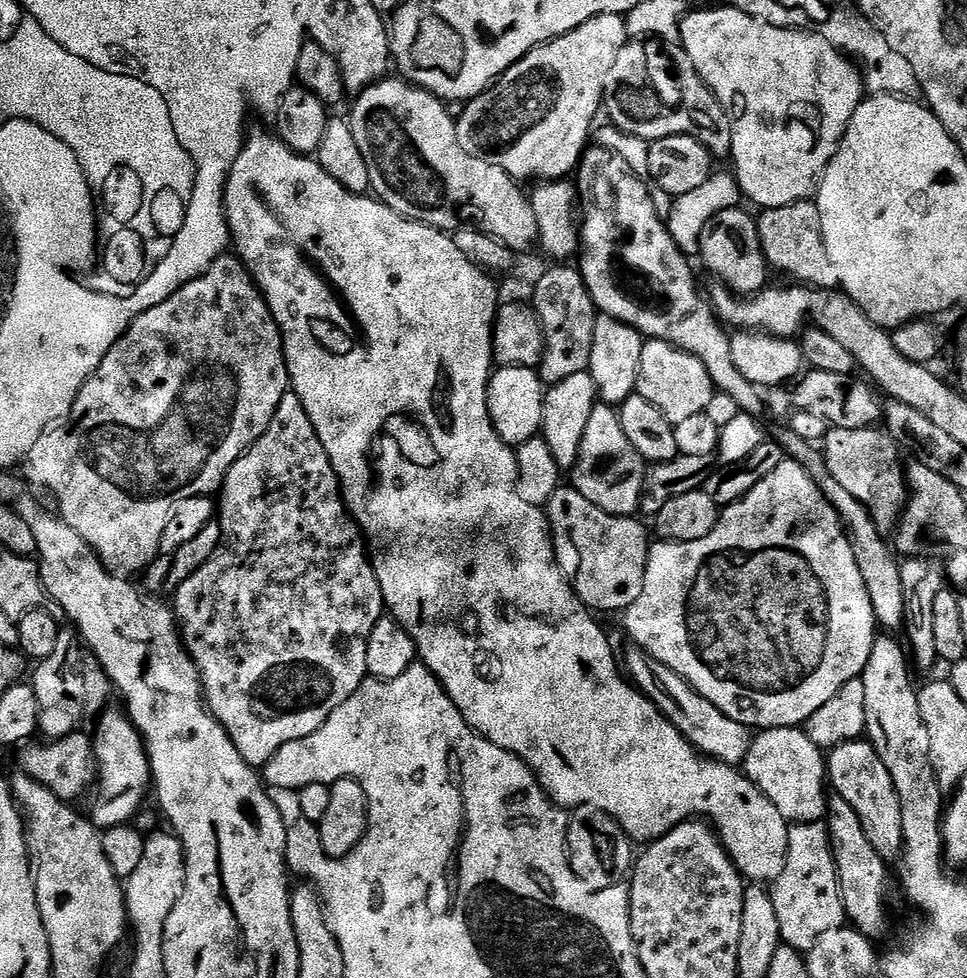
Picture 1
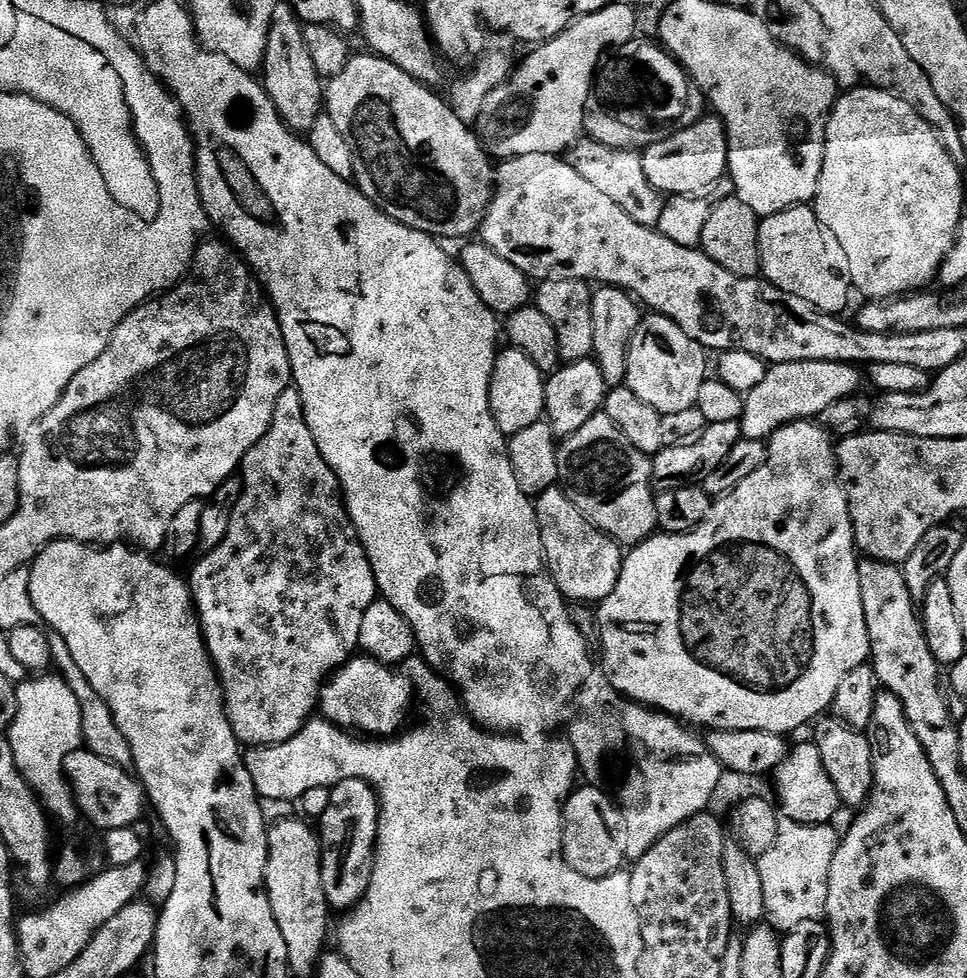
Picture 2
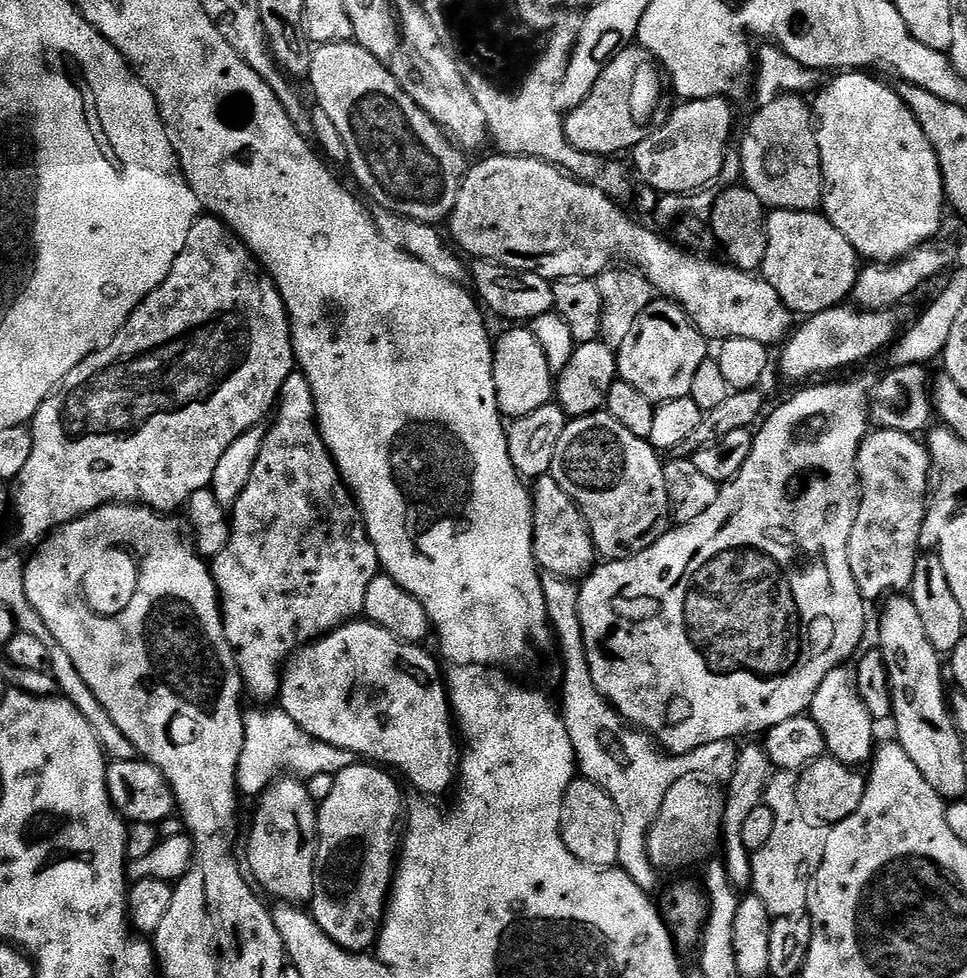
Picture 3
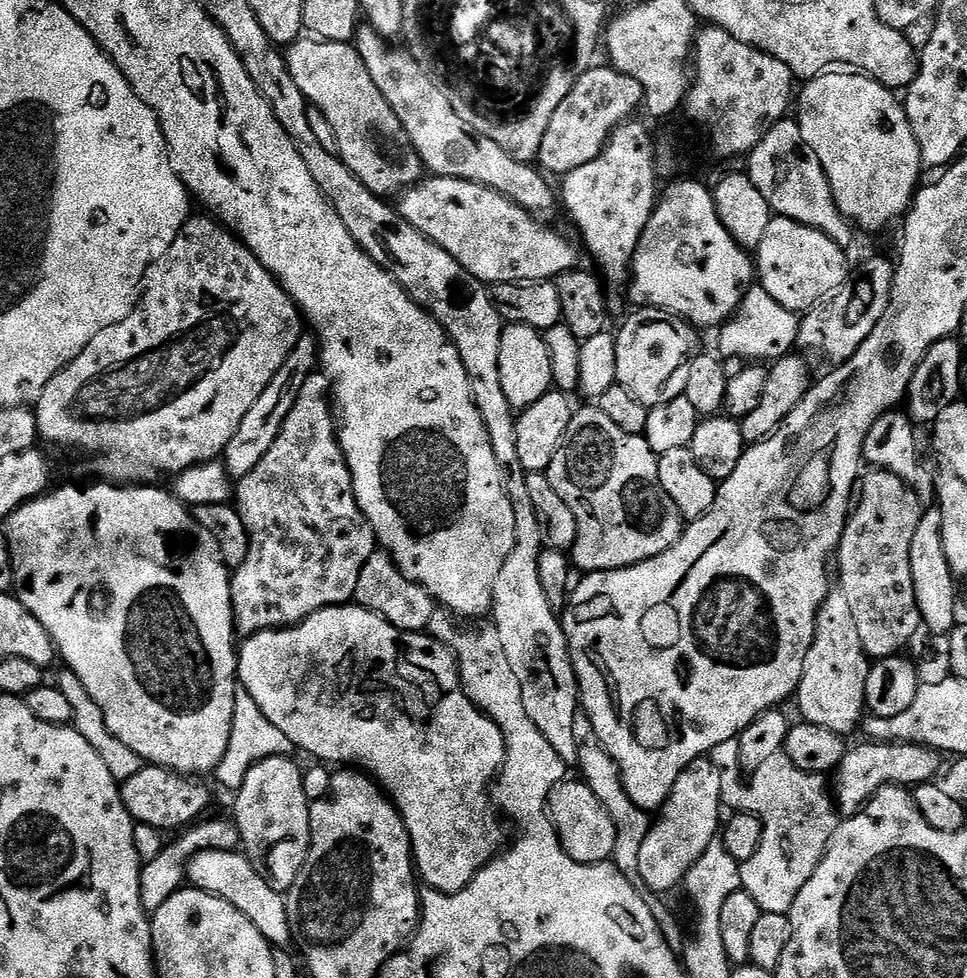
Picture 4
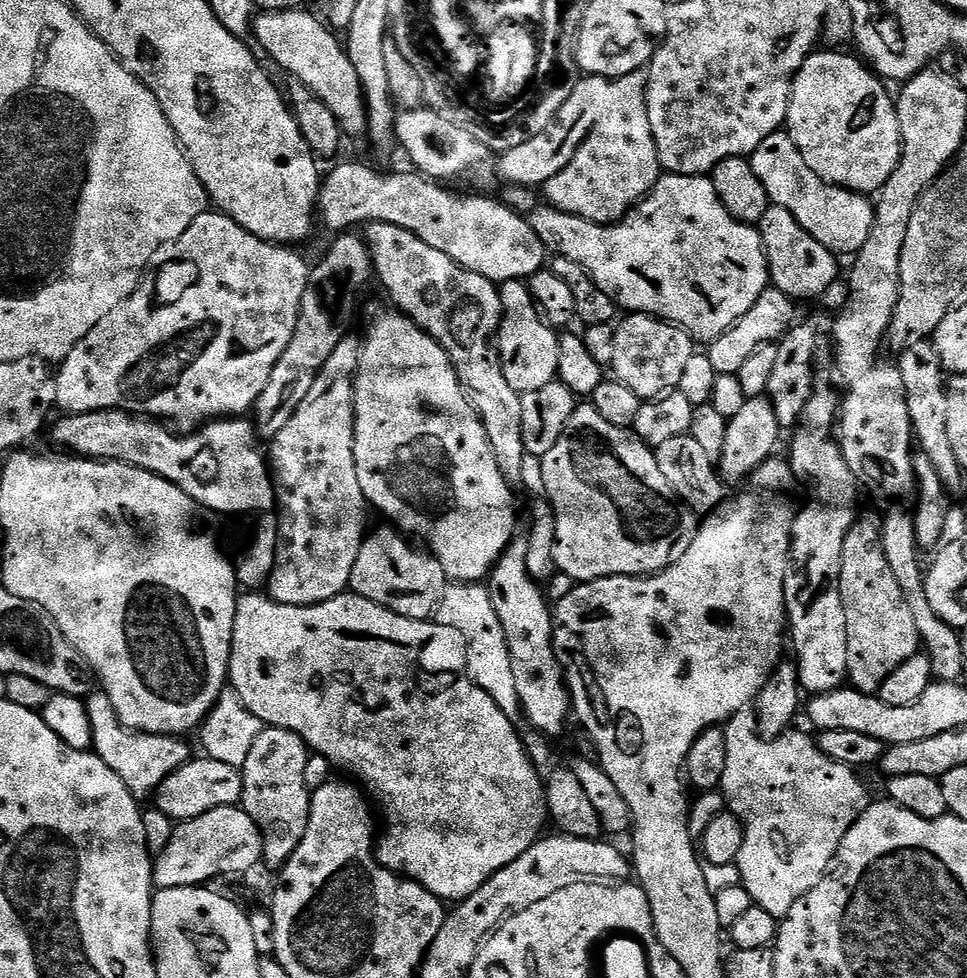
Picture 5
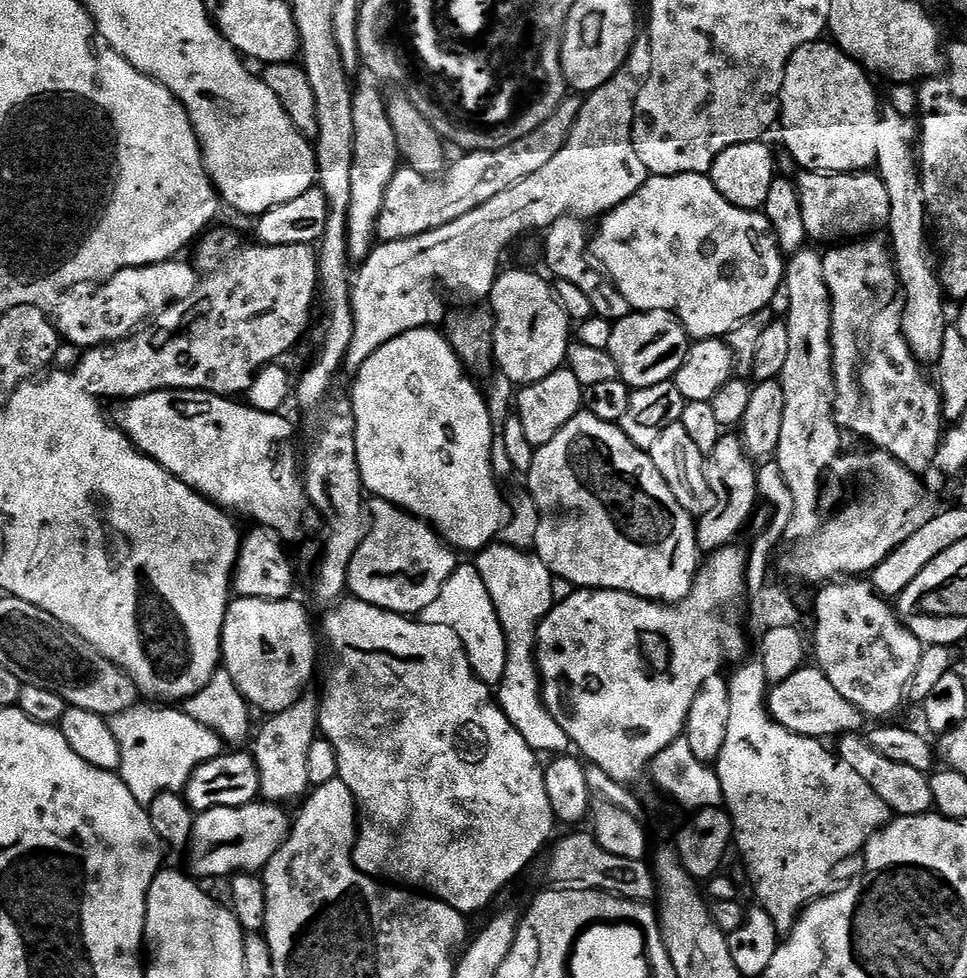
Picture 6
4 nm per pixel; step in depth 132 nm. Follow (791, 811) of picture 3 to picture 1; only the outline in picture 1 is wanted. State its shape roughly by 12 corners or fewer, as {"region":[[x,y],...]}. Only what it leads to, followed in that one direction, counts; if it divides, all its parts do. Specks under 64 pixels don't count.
{"region":[[823,823],[788,829],[771,881],[780,939],[807,954],[845,927]]}

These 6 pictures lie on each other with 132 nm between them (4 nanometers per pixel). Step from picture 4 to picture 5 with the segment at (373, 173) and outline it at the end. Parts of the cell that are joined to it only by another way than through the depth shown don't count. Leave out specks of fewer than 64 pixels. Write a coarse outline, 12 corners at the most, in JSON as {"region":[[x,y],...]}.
{"region":[[304,11],[264,12],[273,65],[330,108],[345,137],[368,130],[341,37]]}

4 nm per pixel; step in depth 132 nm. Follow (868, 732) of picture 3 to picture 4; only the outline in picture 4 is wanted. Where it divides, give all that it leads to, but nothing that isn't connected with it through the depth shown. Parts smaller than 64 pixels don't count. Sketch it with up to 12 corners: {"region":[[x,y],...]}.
{"region":[[841,590],[796,690],[805,721],[849,734],[866,716],[872,664]]}

